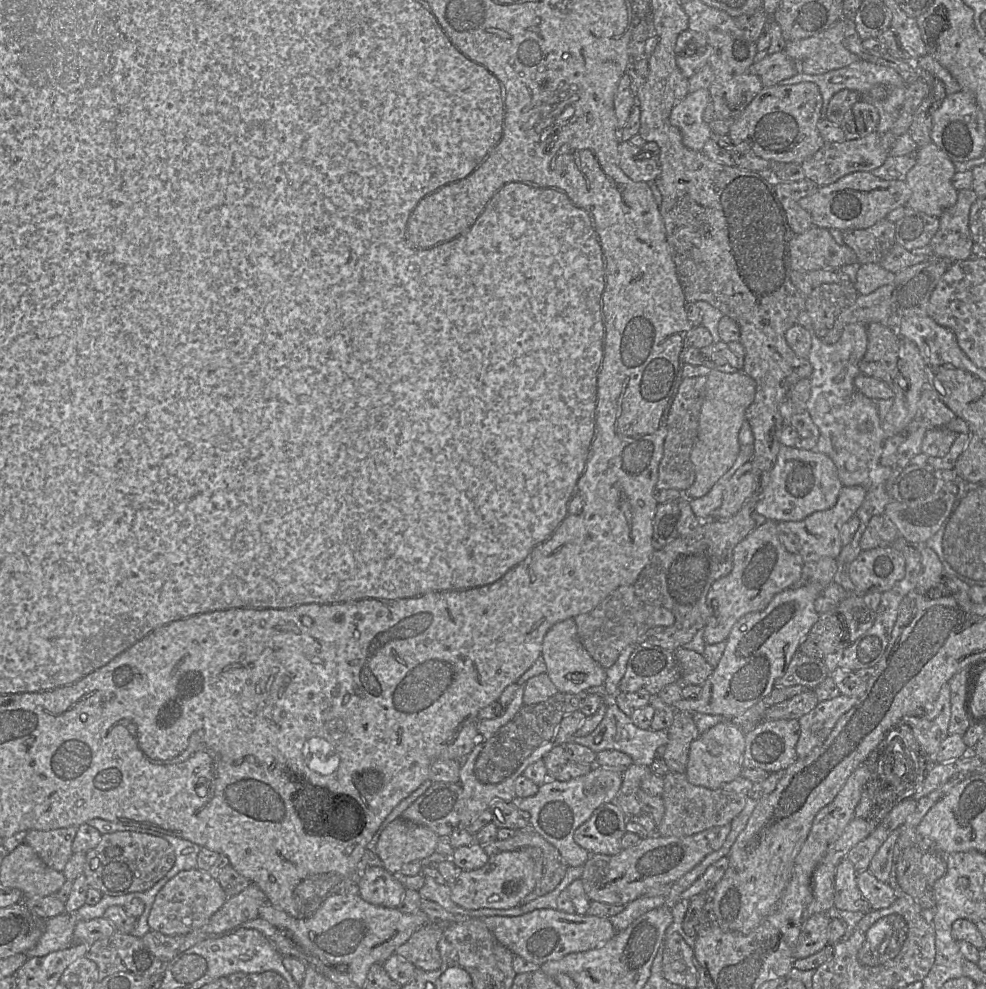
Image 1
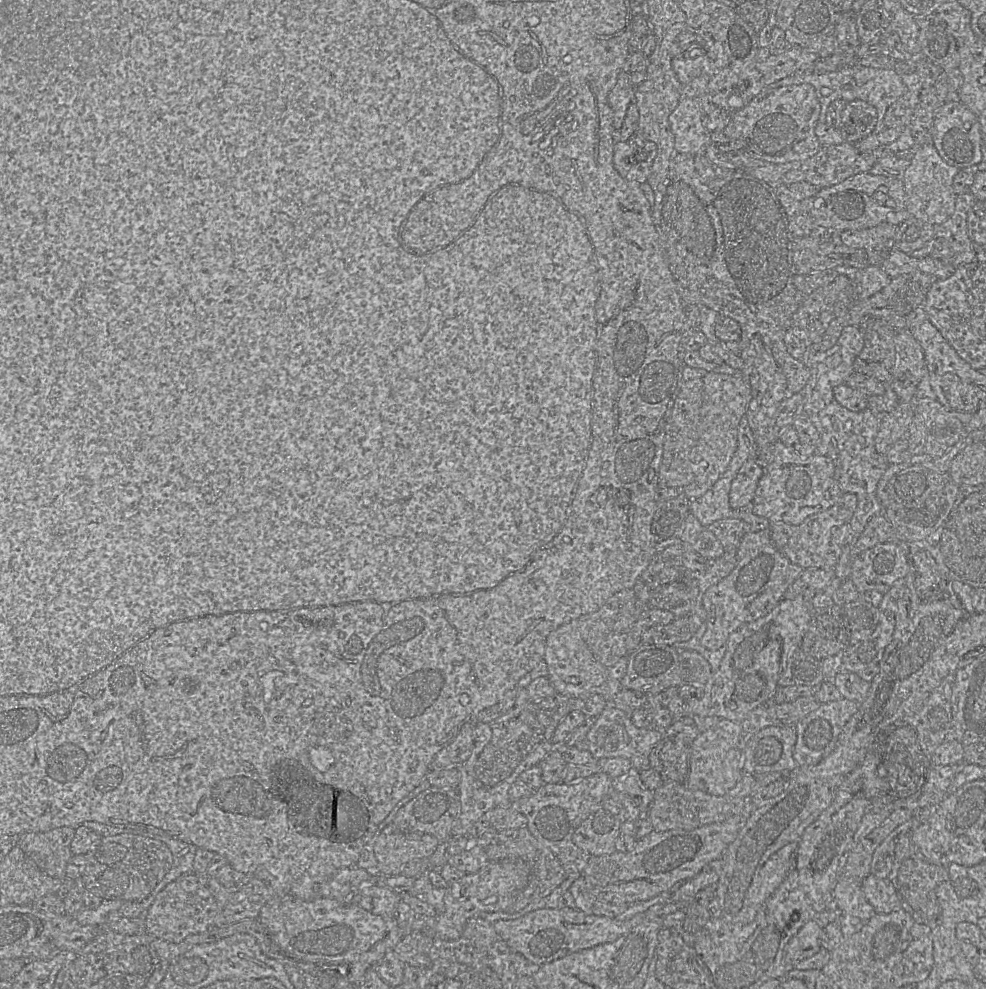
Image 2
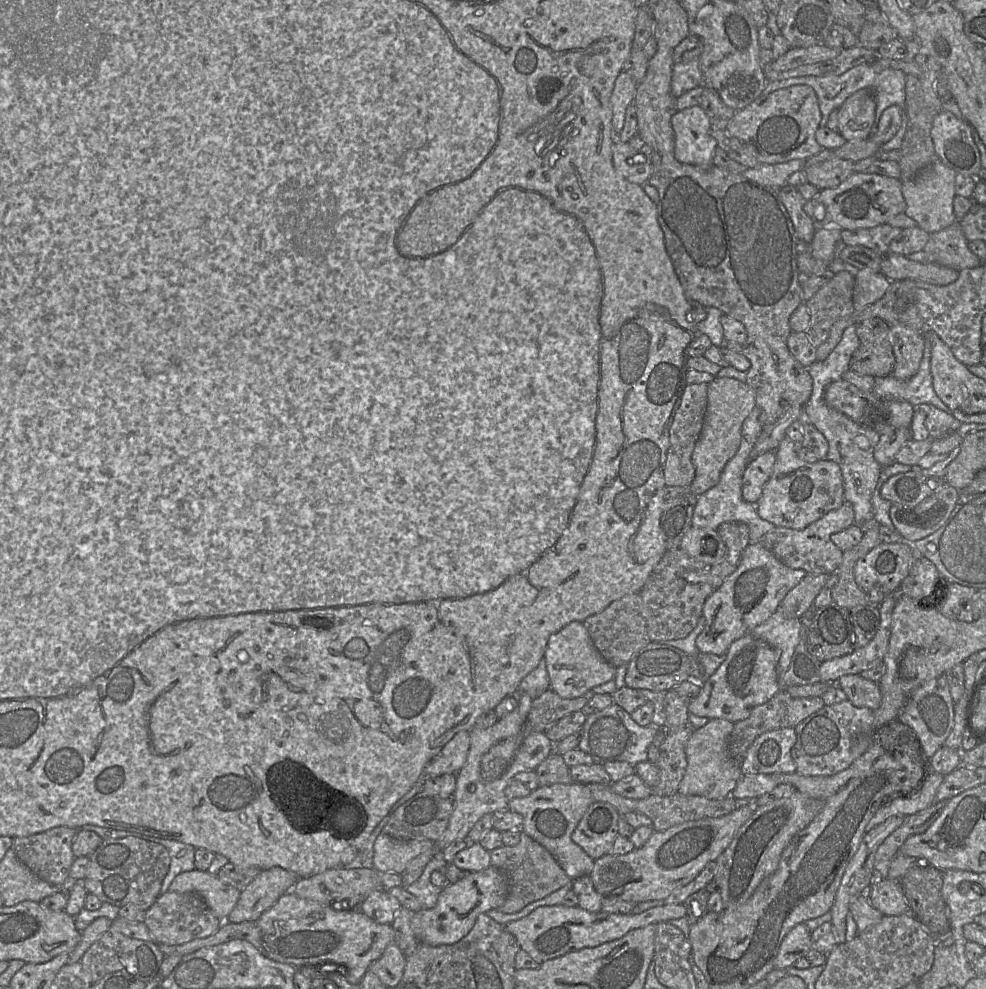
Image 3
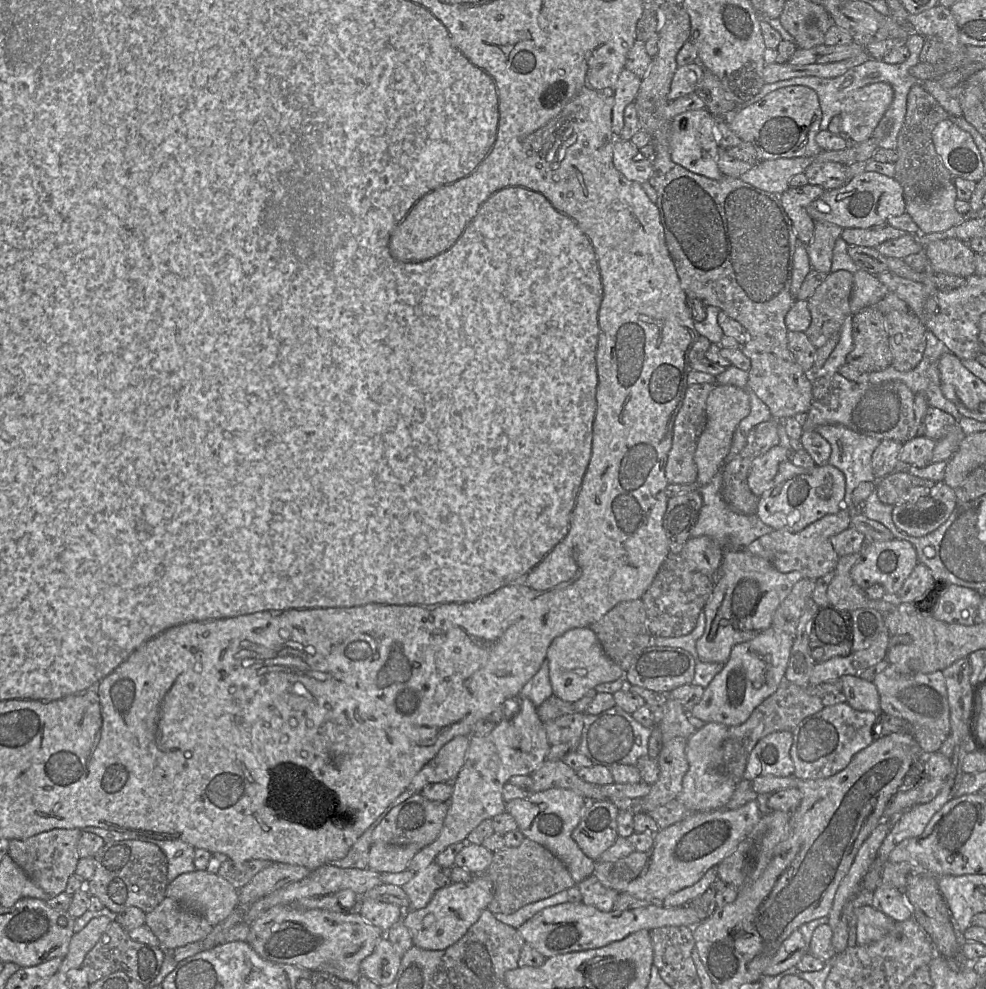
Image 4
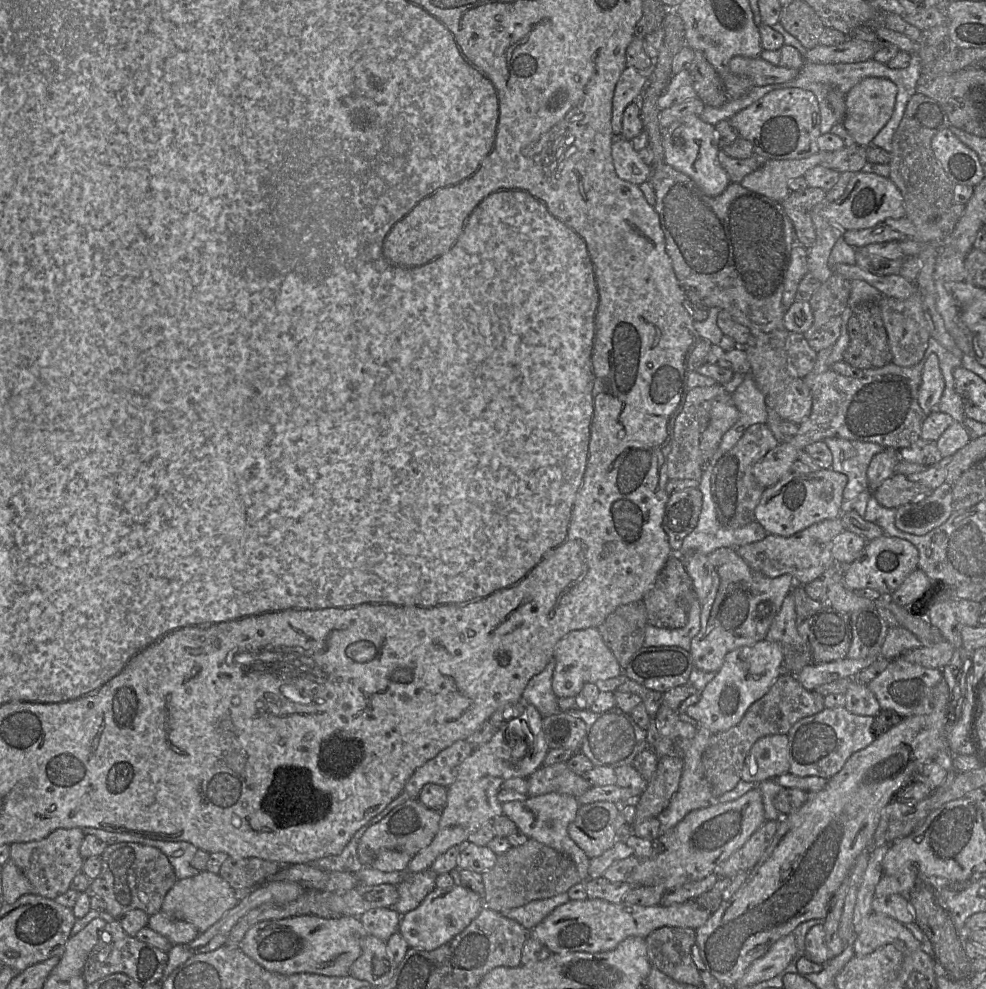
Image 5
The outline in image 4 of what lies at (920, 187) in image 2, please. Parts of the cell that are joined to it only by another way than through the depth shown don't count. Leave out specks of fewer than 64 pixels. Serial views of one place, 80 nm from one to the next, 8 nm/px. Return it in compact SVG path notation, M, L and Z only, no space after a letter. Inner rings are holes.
M951 181L925 197L905 199L906 213L916 223L921 234L944 232L960 225L965 220L965 216L959 214L955 209L956 200L956 188L954 182Z

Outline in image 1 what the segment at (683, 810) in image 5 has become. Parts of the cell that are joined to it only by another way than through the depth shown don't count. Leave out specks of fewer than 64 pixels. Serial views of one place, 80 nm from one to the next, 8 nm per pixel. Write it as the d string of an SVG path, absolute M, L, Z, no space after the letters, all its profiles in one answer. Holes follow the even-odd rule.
M726 720L701 733L690 744L686 769L688 781L696 786L719 789L722 785L740 776L743 769L742 759L745 751L744 730Z

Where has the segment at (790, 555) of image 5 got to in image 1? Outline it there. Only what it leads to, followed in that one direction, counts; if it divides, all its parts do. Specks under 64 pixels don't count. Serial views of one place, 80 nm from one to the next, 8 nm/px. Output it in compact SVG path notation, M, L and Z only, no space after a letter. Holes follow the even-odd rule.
M850 486L842 487L836 504L828 509L814 512L801 521L785 521L777 523L777 535L780 542L783 544L785 549L801 558L803 563L818 561L824 557L830 557L836 559L842 549L840 541L840 533L843 525L848 522L856 513L857 509L862 505L866 496L866 491L862 486Z

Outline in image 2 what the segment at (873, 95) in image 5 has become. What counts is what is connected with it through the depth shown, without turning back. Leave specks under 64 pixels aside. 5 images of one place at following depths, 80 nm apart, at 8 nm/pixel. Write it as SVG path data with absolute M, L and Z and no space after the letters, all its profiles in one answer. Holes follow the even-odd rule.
M862 100L848 102L843 113L840 131L846 142L856 143L872 134L878 119L877 110Z

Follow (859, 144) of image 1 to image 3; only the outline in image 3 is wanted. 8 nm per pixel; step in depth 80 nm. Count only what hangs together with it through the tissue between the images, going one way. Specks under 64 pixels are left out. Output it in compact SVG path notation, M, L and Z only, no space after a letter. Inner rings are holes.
M822 149L820 153L806 160L803 171L808 183L819 190L836 188L854 171L855 162L841 159L830 149Z

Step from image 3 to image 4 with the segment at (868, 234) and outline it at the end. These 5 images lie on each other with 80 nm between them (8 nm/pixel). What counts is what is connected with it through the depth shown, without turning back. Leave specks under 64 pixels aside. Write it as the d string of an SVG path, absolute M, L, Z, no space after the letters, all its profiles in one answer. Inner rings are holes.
M886 221L869 228L846 228L842 238L849 246L877 248L881 243L903 236L906 232L890 226Z

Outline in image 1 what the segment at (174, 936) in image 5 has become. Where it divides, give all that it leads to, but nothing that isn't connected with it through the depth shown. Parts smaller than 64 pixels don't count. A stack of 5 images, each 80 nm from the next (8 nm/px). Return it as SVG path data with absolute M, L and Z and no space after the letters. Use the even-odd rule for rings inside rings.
M194 868L181 871L158 892L148 916L150 930L168 936L185 935L206 925L223 906L228 896L209 872Z

